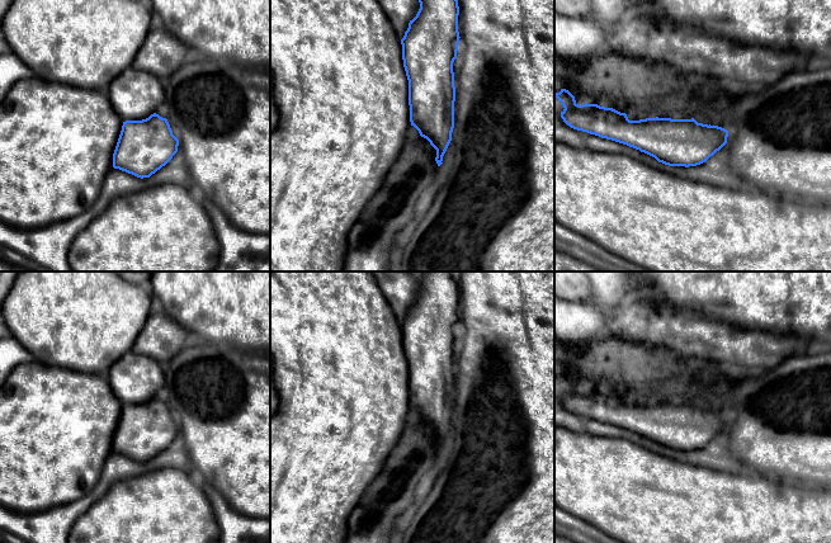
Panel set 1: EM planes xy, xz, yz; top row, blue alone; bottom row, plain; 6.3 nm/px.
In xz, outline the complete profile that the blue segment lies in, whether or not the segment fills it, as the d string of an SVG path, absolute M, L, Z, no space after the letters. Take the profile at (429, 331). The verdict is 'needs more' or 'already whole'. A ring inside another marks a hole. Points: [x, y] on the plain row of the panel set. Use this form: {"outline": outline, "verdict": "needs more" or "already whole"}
{"outline": "M419 272L415 274L420 287L416 301L401 324L402 344L409 364L410 406L421 421L436 434L438 450L452 425L454 412L455 370L453 346L459 329L458 284L449 272Z", "verdict": "already whole"}

